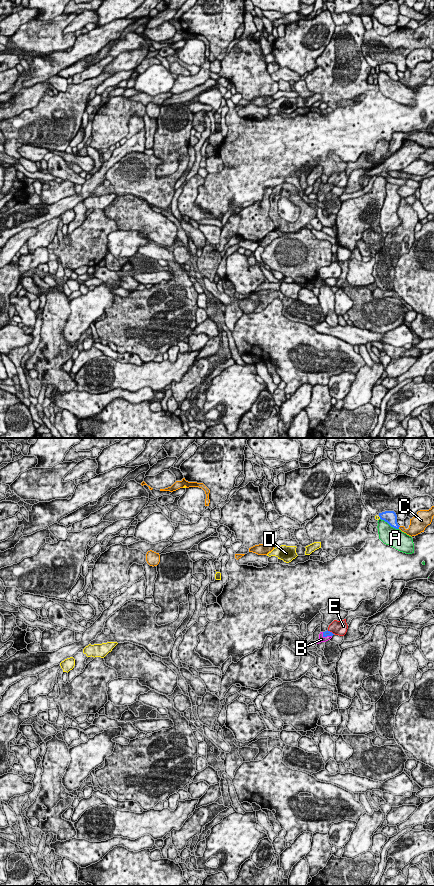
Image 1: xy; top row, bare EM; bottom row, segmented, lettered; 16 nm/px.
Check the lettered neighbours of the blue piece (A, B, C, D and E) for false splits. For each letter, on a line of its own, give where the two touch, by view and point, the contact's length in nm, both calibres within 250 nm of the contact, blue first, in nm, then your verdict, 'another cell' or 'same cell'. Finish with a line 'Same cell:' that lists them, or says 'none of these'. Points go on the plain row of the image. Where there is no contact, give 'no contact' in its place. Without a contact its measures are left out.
A: xy (389, 76) | 360 nm | 200/300 nm | another cell
B: xy (326, 188) | 170 nm | 100/100 nm | same cell
C: xy (399, 78) | 60 nm | 200/200 nm | another cell
D: xy (379, 68) | 60 nm | 200/60 nm | another cell
E: xy (329, 183) | 130 nm | 100/220 nm | another cell
Same cell: B

